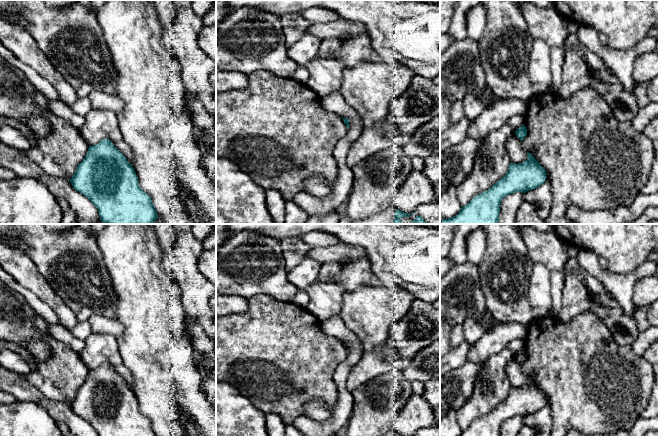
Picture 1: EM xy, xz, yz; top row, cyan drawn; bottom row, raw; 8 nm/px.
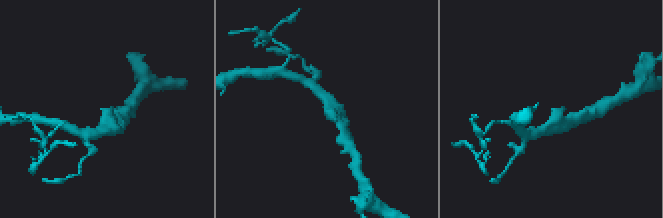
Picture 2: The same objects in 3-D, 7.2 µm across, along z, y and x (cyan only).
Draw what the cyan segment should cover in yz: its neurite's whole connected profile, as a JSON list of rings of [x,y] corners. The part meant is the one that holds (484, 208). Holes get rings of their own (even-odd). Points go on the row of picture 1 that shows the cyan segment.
[[[527,152],[528,159],[522,163],[510,163],[507,173],[491,188],[475,196],[469,203],[462,206],[459,213],[451,218],[442,219],[441,224],[498,224],[501,200],[515,192],[525,193],[543,184],[546,180],[546,170],[535,157]]]

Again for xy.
[[[109,139],[89,146],[70,182],[94,204],[104,224],[153,224],[158,218],[151,197],[139,187],[134,168]]]

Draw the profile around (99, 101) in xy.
[[[92,91],[88,99],[94,110],[109,110],[118,115],[124,107],[123,101],[118,96],[100,91]]]

